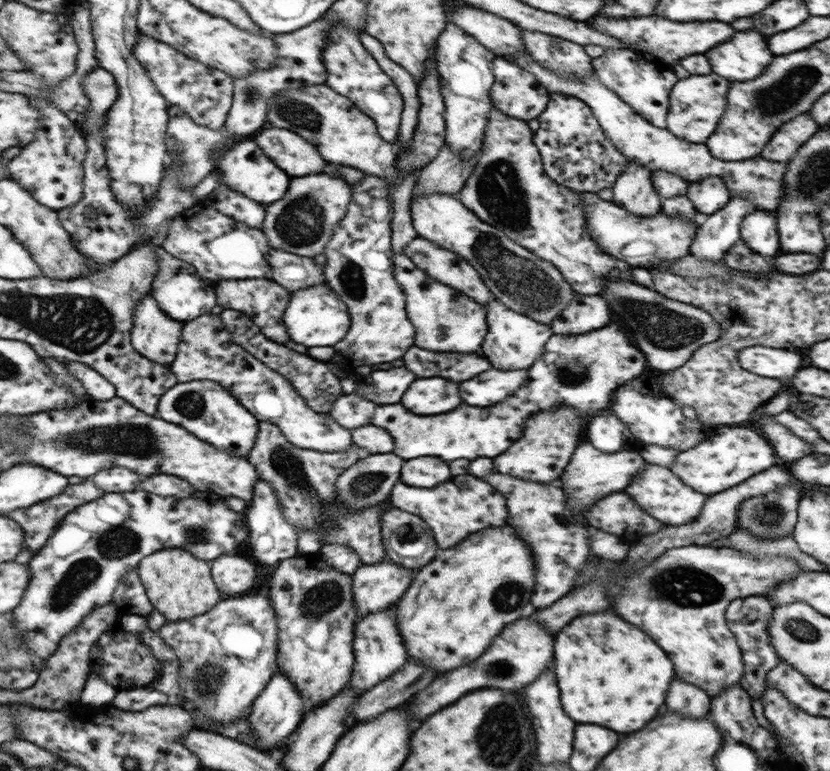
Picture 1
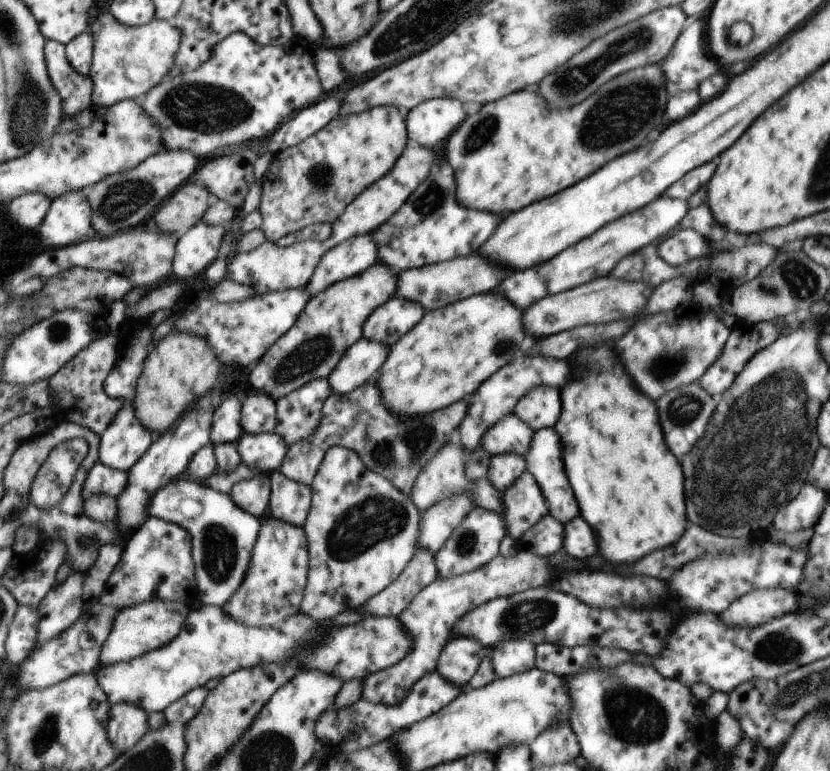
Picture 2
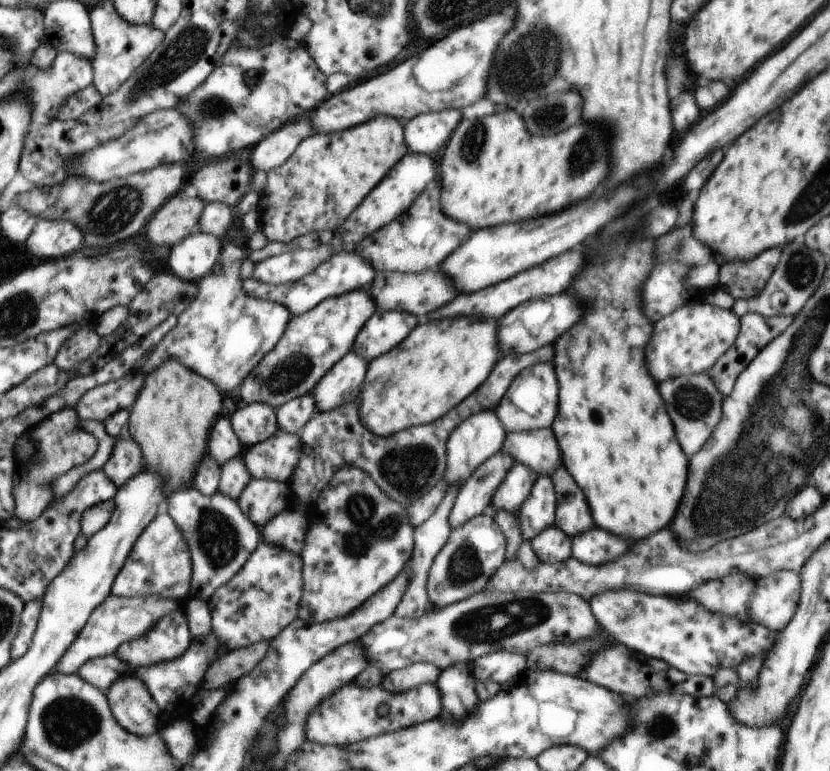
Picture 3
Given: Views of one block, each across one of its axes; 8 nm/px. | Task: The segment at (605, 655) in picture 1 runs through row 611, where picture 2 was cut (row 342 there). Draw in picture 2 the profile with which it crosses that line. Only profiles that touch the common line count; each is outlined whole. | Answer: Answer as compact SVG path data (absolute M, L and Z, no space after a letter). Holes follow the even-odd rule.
M606 342L606 344L600 344L596 348L586 348L578 354L578 360L576 364L582 364L582 376L580 378L574 378L570 384L562 386L560 389L560 396L562 397L562 412L560 412L560 418L558 422L553 426L556 430L556 434L560 436L560 444L562 444L562 460L564 461L564 468L566 468L566 474L568 474L568 480L572 490L574 490L574 496L576 496L576 502L580 506L580 516L590 524L592 532L596 534L596 544L598 544L598 554L614 564L614 566L630 566L634 562L638 562L640 558L644 558L646 554L654 552L654 550L660 550L660 548L668 548L668 546L674 546L678 542L678 538L682 538L682 534L686 532L686 498L684 498L684 472L682 472L682 466L680 462L676 460L676 456L668 450L666 442L664 442L664 432L662 432L662 426L660 426L660 420L658 420L658 410L656 410L656 404L646 398L642 392L638 392L628 374L624 372L622 364L616 360L614 352L612 352L612 342Z

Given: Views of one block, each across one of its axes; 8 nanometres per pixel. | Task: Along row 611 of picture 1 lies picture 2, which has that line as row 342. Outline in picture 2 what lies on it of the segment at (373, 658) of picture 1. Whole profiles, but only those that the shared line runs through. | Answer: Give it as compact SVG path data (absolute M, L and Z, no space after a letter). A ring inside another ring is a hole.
M401 296L390 297L366 319L362 328L364 340L374 340L386 348L396 344L424 316L425 310L414 301Z

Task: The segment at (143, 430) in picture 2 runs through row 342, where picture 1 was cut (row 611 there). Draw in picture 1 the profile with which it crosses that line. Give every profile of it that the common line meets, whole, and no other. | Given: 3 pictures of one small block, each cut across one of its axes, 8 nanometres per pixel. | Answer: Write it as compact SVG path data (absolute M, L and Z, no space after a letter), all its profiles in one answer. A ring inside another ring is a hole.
M137 569L127 574L125 580L117 586L112 602L117 606L120 615L146 616L155 610Z

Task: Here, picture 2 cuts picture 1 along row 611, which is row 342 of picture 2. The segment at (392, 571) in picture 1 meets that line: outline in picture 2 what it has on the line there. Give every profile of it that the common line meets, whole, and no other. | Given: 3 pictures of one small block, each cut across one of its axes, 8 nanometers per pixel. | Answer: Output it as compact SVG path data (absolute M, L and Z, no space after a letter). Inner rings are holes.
M364 338L350 345L326 378L330 388L334 393L344 396L355 388L374 381L388 356L388 350L384 344Z

